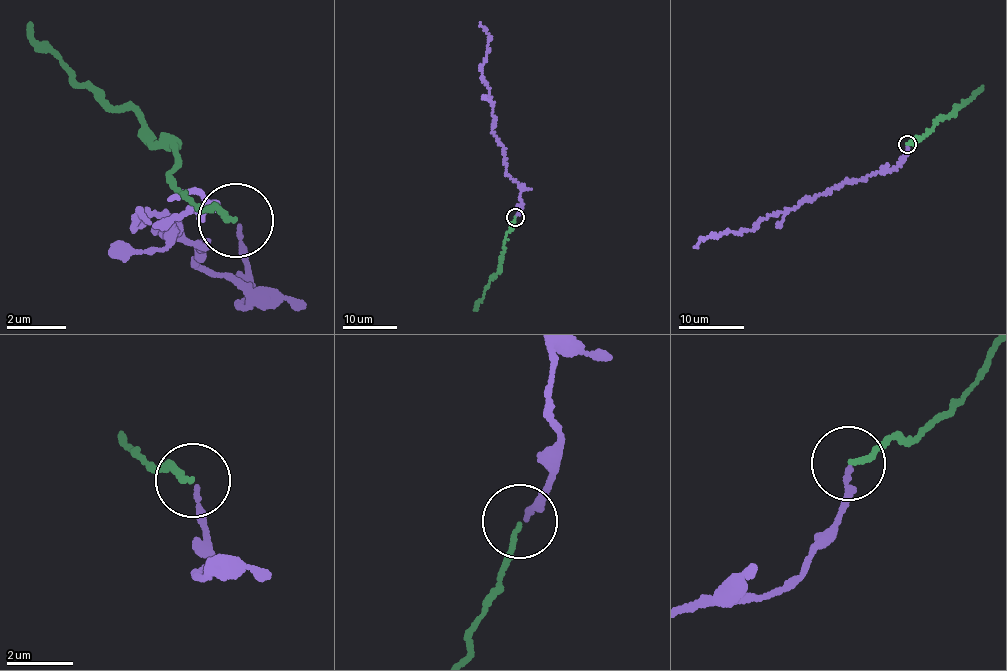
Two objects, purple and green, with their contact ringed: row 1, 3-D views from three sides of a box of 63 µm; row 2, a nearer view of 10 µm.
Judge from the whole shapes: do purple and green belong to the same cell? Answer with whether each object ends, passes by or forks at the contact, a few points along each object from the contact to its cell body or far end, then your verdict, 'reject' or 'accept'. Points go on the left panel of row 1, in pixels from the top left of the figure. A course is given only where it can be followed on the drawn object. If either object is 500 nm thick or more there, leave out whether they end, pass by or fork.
purple ends | green ends | purple via (240, 223), (244, 308), (206, 240), (133, 228), (213, 197), (166, 197) | green via (233, 222), (173, 186), (178, 155), (142, 125), (104, 102), (68, 61), (30, 37), (31, 22) | accept

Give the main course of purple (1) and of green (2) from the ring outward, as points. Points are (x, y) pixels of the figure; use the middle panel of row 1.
1: (516, 217), (520, 187), (507, 175), (503, 148), (492, 131), (494, 119), (481, 69), (489, 36), (479, 23)
2: (514, 217), (512, 228), (504, 240), (498, 272), (491, 279), (476, 311)

